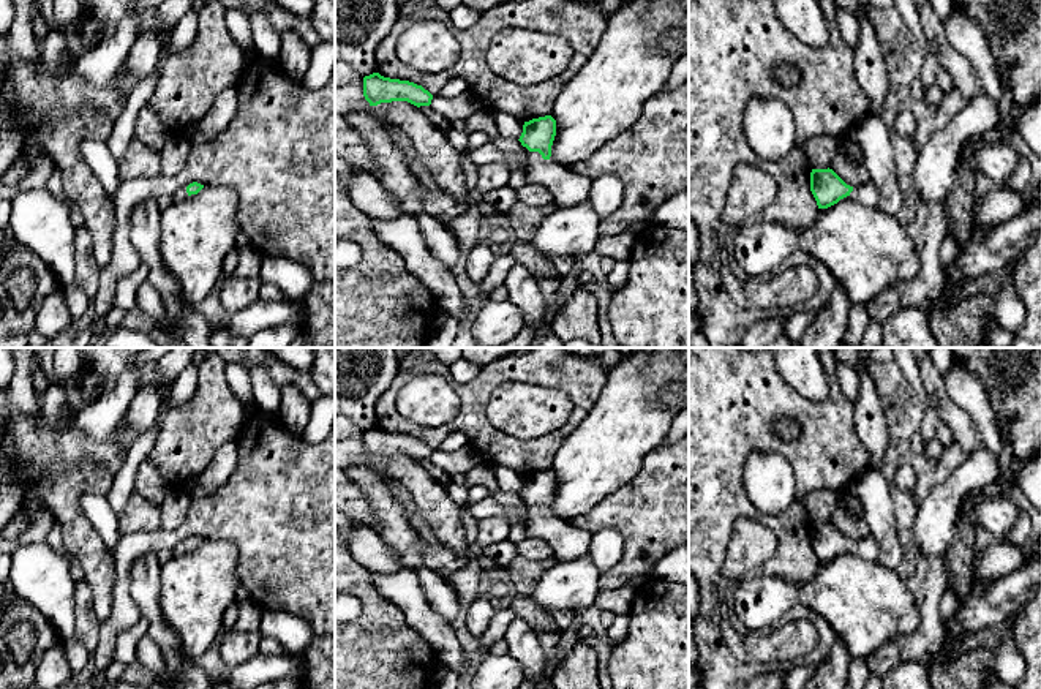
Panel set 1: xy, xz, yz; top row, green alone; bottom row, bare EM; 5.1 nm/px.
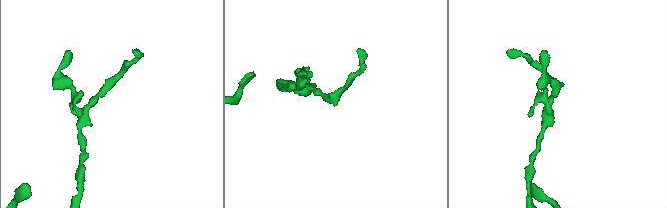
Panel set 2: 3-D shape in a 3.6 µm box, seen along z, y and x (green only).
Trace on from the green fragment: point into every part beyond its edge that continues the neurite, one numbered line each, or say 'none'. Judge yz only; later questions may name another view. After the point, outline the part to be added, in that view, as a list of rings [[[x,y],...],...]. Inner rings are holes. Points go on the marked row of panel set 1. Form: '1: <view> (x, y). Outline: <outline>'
1: yz (868, 195). Outline: [[[870,180],[864,185],[853,186],[853,191],[850,193],[850,198],[862,205],[867,207],[878,207],[880,199],[880,190],[878,186]]]

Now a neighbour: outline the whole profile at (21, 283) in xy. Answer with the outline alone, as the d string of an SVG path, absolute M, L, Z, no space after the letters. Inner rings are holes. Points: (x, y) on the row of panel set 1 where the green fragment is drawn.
M19 267L6 277L6 289L16 308L27 308L36 291L35 273L27 267Z

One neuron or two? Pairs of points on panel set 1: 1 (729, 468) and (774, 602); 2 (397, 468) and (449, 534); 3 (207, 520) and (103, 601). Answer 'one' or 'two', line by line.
1: two
2: one
3: two

